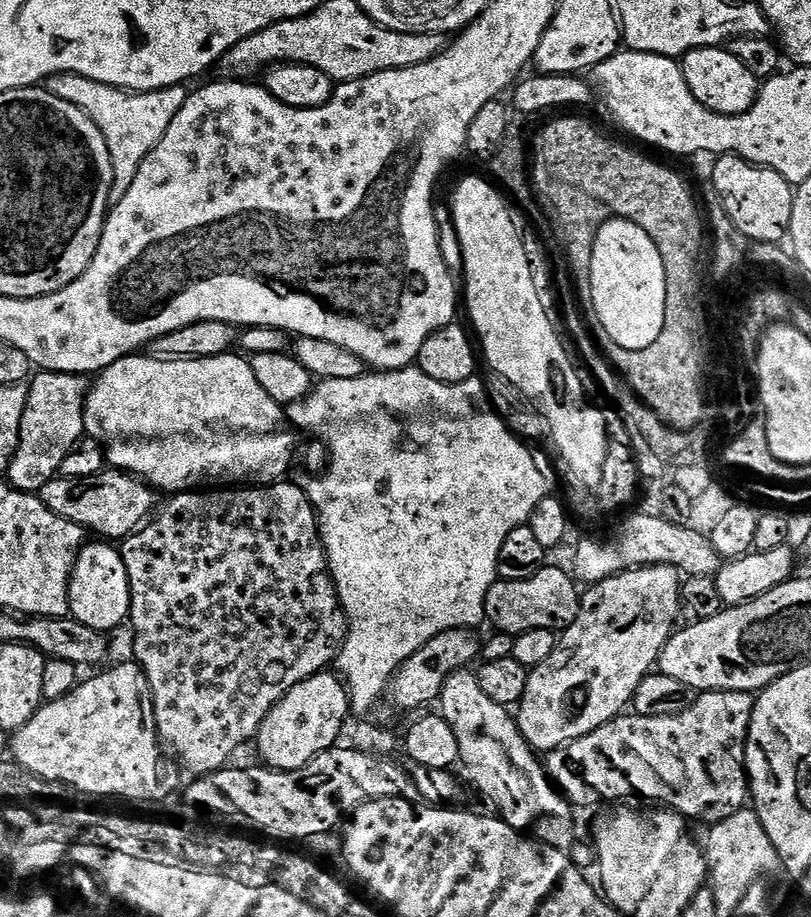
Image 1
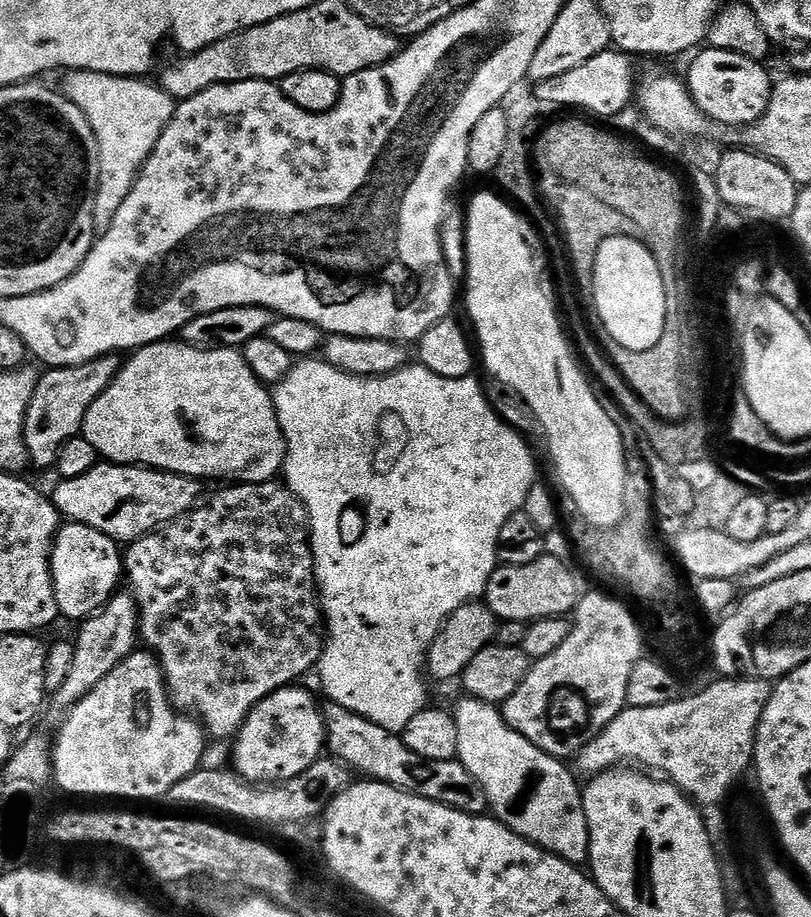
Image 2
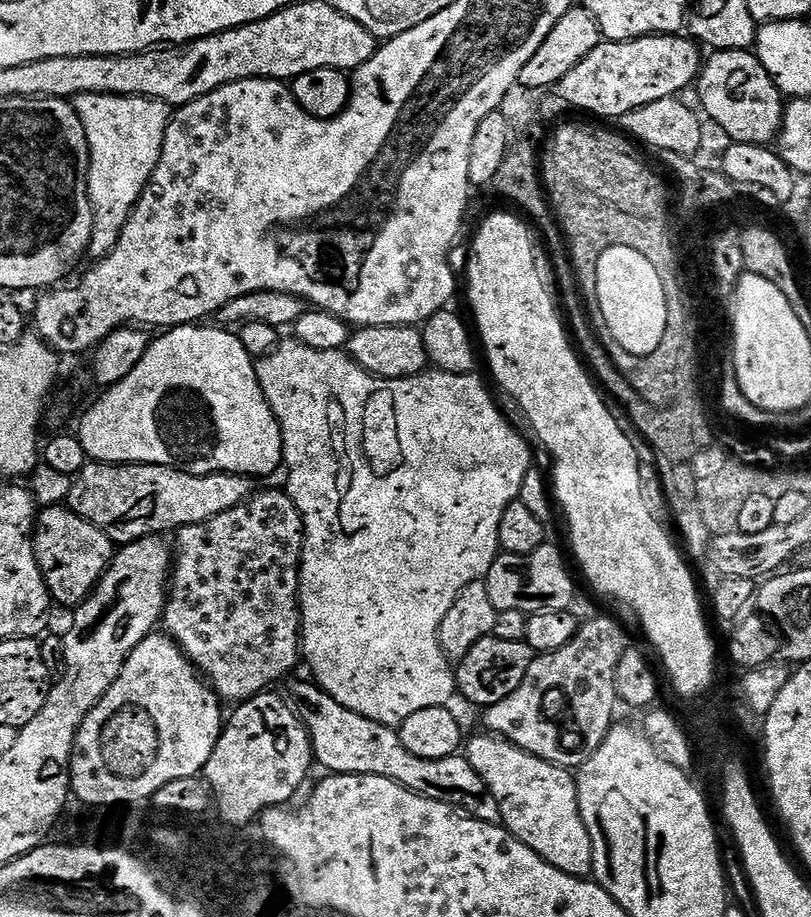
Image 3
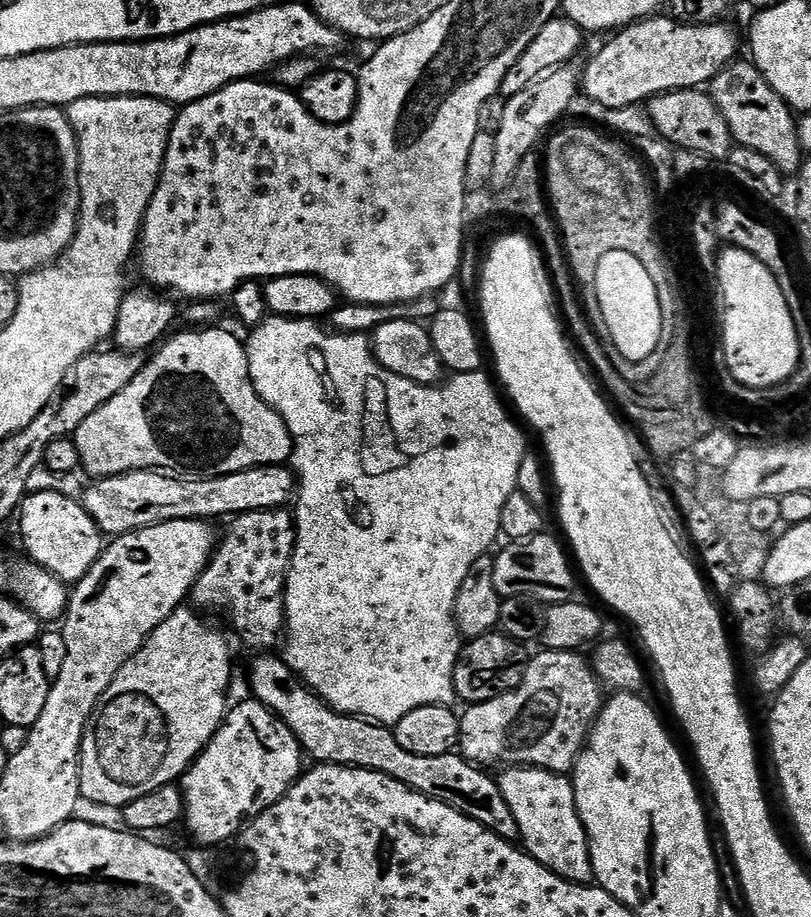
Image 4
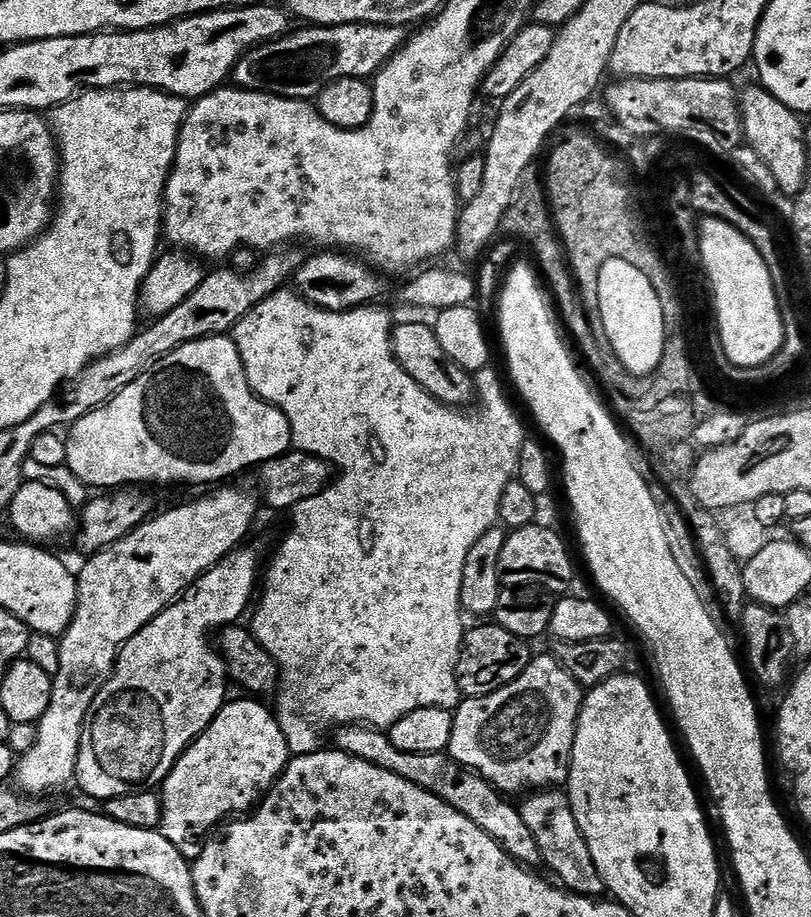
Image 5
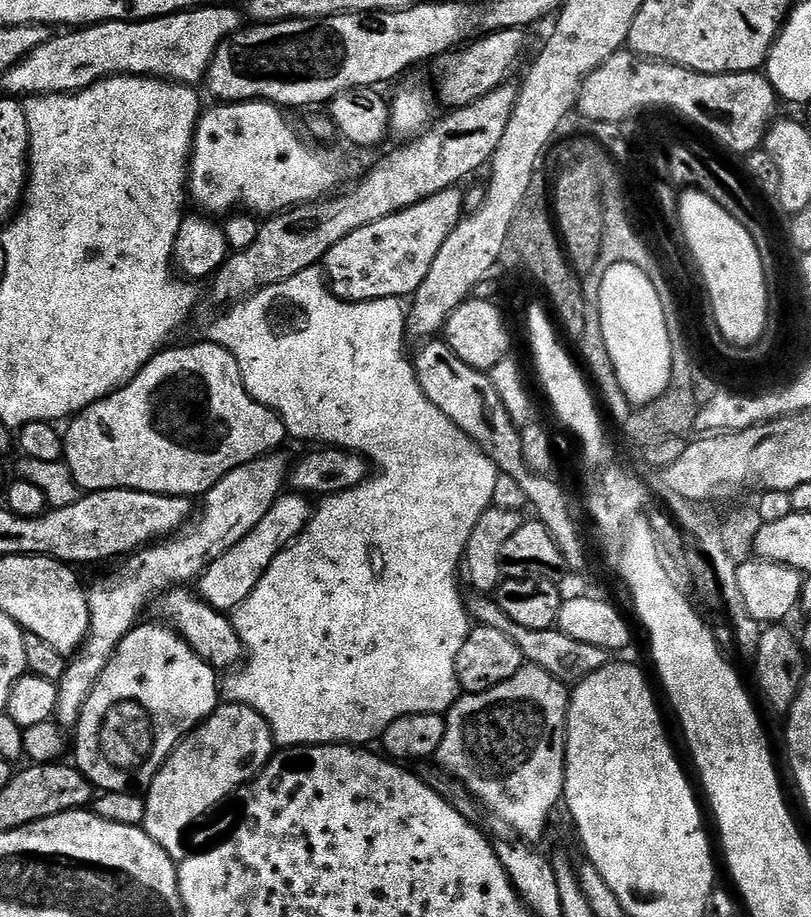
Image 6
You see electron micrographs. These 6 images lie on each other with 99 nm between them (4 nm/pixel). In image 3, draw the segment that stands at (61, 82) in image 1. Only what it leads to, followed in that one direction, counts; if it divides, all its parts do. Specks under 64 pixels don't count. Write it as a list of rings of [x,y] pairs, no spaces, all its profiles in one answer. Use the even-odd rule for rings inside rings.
[[[82,94],[75,97],[74,107],[86,130],[90,146],[88,197],[92,203],[91,255],[103,258],[118,242],[126,222],[145,186],[150,182],[162,154],[170,119],[169,105],[145,96],[107,96]]]

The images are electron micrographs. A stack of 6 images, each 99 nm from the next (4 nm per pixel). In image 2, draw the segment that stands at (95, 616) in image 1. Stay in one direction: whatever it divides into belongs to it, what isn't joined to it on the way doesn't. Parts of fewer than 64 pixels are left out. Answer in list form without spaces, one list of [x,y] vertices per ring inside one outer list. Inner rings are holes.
[[[63,523],[53,541],[51,578],[60,616],[82,622],[99,613],[119,591],[124,578],[121,547],[117,541],[93,527]]]

